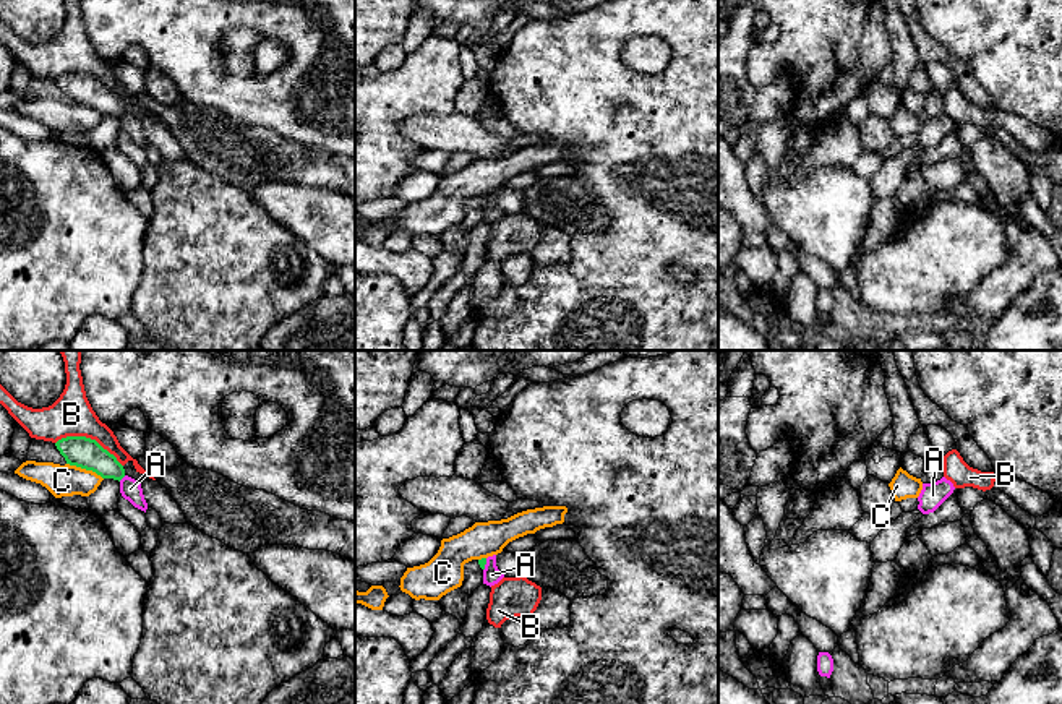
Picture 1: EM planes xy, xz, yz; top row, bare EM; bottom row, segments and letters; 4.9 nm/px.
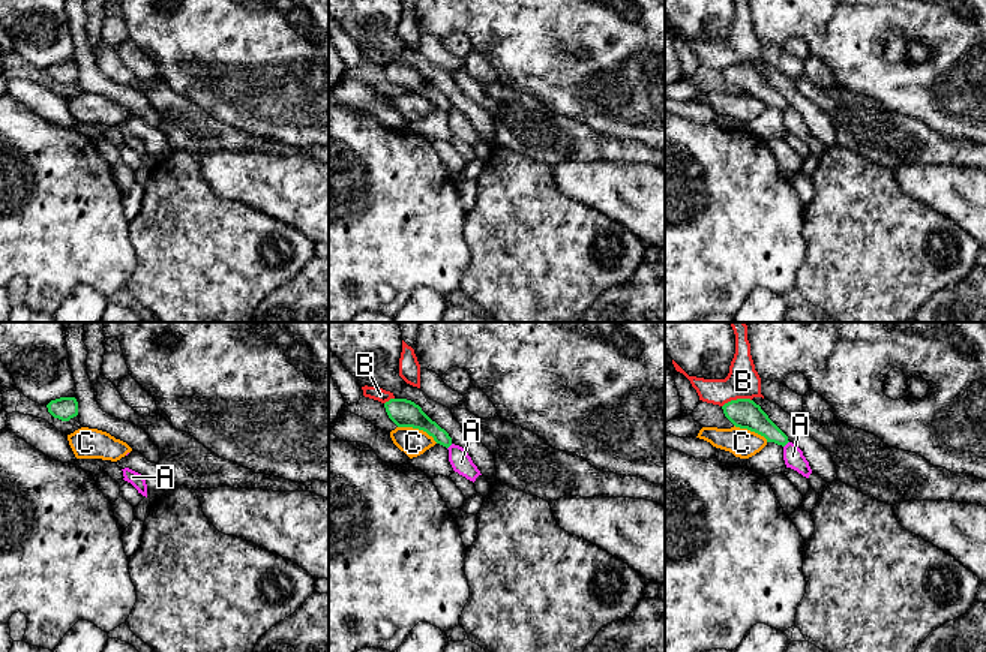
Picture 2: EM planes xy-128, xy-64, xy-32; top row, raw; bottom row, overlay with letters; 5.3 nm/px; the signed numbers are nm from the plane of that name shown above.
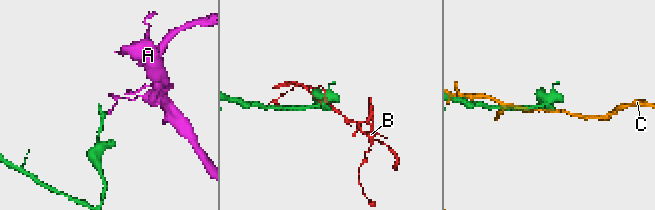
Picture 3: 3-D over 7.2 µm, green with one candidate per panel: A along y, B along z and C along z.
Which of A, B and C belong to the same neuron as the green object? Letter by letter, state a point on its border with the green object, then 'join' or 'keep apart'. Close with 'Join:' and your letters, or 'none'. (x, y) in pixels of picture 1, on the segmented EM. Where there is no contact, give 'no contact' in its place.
A: xy (122, 477) | keep apart
B: xy (89, 438) | keep apart
C: xy (85, 467) | keep apart
Join: none

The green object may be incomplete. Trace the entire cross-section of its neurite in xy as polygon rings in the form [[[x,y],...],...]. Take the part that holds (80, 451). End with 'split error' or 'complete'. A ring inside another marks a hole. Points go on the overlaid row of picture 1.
[[[66,436],[58,440],[55,446],[70,466],[92,470],[102,479],[120,482],[125,477],[123,466],[96,440],[86,436]]]; complete

